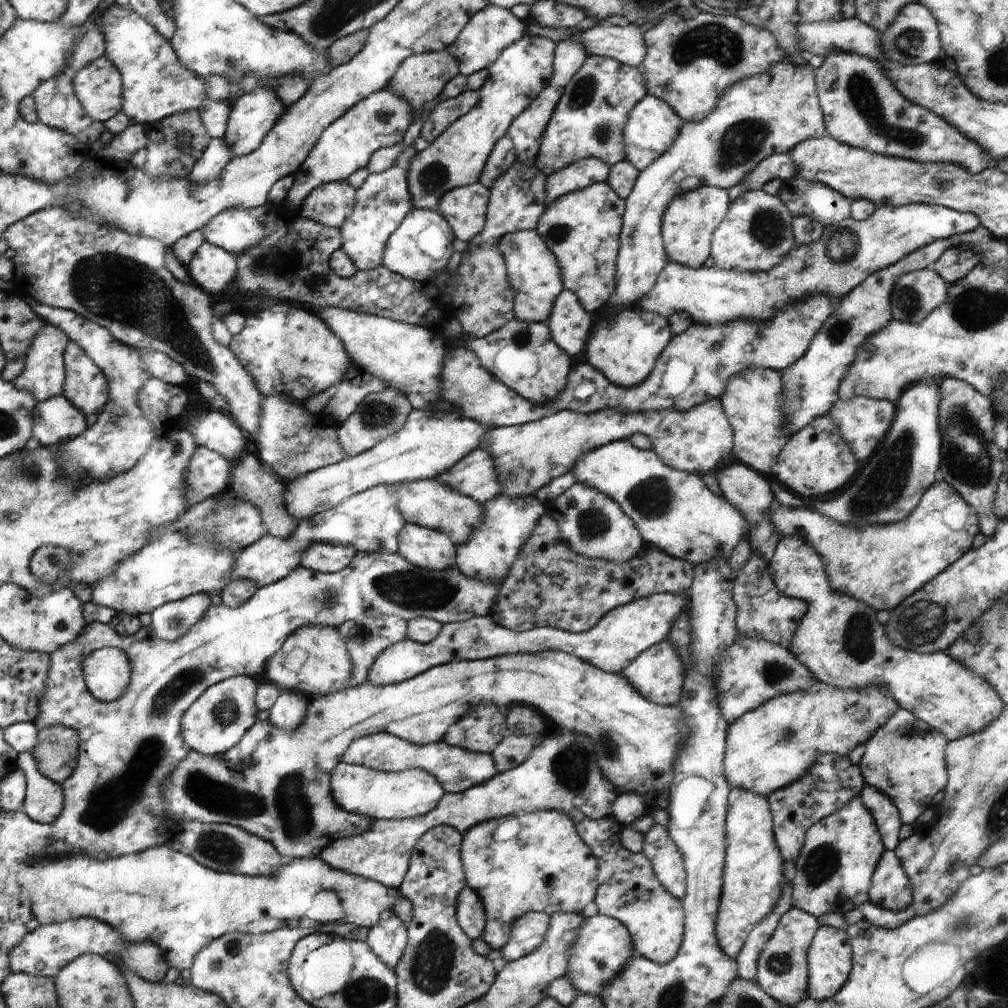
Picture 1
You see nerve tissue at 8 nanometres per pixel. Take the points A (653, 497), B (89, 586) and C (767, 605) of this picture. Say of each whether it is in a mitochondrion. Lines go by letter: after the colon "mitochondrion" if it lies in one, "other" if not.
A: mitochondrion
B: other
C: other

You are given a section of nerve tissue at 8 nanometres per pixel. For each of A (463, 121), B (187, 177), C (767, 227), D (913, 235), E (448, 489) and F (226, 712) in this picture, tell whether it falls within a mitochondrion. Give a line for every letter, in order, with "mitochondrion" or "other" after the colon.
A: other
B: other
C: mitochondrion
D: other
E: other
F: mitochondrion

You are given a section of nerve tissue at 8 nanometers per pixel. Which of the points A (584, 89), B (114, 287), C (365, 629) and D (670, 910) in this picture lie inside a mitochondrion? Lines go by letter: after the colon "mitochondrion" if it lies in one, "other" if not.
A: mitochondrion
B: mitochondrion
C: mitochondrion
D: other

